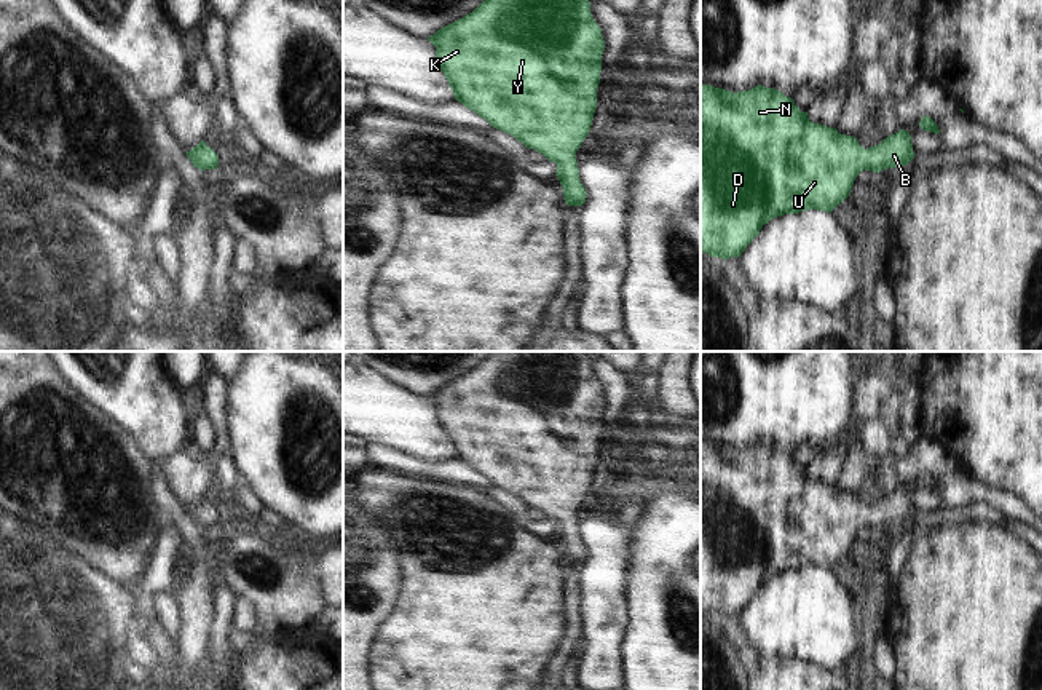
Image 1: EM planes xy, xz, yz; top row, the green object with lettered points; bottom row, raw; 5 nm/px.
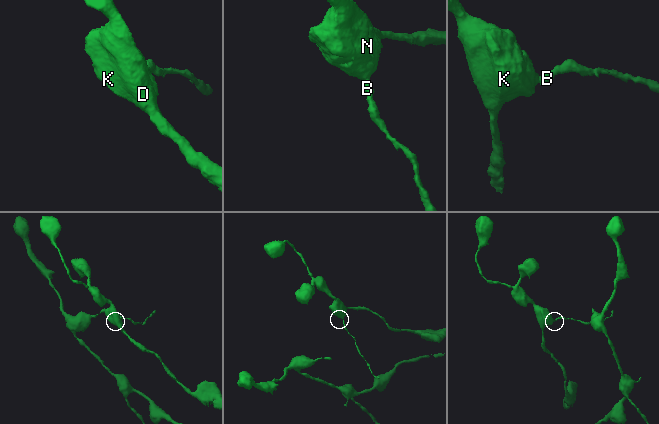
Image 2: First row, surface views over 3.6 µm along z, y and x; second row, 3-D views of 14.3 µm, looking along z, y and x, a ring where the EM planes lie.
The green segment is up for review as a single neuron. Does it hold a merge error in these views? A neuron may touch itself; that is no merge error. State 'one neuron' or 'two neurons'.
one neuron

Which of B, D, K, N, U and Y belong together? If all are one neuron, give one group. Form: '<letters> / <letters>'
B D K N U Y

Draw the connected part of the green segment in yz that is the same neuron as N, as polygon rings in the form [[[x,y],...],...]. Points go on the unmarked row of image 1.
[[[701,444],[701,610],[740,615],[764,581],[783,572],[817,567],[831,570],[863,529],[905,524],[914,516],[908,489],[863,506],[854,494],[812,481],[783,450],[755,444],[726,449]]]

